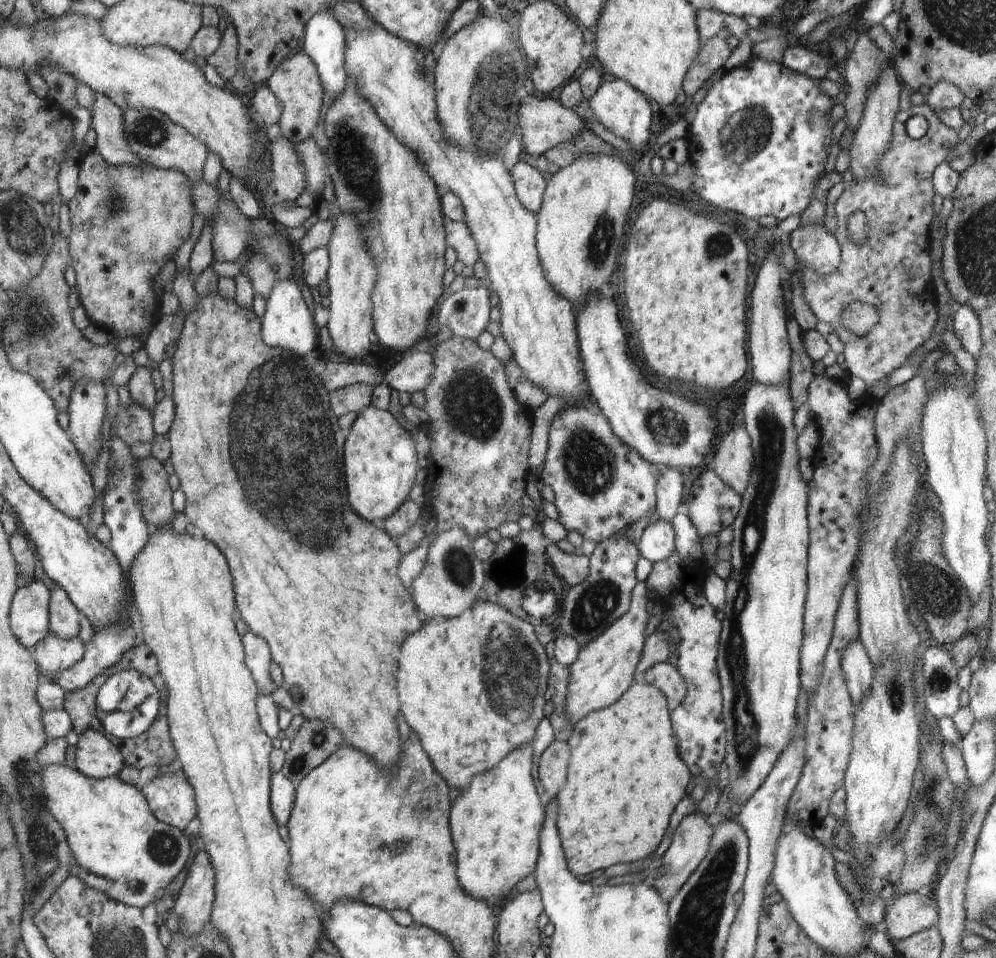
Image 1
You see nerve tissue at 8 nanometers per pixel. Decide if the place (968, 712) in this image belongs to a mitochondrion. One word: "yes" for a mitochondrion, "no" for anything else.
no

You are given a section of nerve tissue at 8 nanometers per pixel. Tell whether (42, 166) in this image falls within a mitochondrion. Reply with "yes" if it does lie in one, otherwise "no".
no

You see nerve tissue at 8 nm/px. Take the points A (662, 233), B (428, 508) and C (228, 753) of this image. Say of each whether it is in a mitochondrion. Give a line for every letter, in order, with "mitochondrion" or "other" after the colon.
A: other
B: other
C: other

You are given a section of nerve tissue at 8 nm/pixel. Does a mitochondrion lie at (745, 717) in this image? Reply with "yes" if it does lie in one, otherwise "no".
yes

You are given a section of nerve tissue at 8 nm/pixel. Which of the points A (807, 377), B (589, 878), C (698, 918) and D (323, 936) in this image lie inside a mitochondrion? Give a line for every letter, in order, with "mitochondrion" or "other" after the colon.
A: other
B: other
C: mitochondrion
D: other

